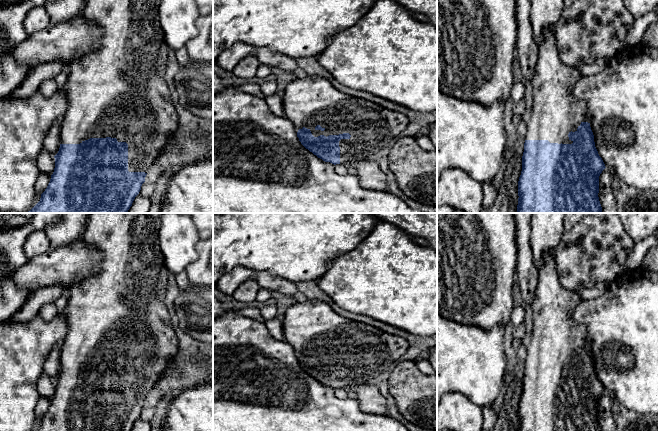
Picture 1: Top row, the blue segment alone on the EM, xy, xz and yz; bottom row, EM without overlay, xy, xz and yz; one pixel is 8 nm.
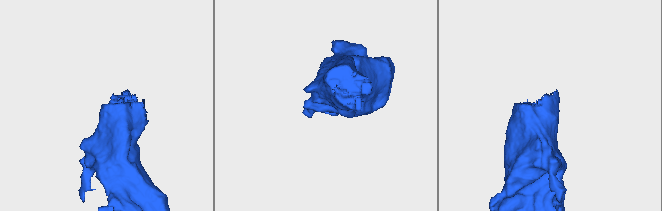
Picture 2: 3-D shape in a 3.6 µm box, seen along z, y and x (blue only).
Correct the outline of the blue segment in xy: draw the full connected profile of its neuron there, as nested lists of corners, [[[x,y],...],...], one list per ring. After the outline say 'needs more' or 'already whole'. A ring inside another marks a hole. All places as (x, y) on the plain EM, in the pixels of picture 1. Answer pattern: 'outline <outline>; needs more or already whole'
outline [[[89,213],[83,233],[83,240],[103,254],[98,273],[88,276],[80,283],[66,289],[68,295],[64,318],[67,321],[67,333],[60,351],[60,372],[54,380],[55,392],[50,406],[41,418],[40,425],[34,431],[131,431],[139,418],[145,401],[161,374],[166,375],[168,365],[176,358],[178,337],[164,303],[169,270],[159,246],[158,233],[162,213]]]; needs more

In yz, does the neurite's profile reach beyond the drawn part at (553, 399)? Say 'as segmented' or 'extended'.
extended

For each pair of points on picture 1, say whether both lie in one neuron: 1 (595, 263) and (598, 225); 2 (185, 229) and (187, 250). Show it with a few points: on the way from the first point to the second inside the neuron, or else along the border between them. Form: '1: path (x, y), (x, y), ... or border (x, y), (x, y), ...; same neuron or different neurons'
1: path (595, 254), (594, 242), (598, 238), (598, 234); same neuron
2: path (185, 234), (185, 245); same neuron

